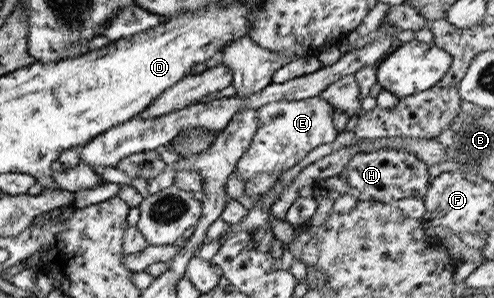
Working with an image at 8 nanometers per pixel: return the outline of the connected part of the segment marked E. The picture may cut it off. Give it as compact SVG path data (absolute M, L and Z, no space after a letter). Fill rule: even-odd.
M320 95L307 99L272 101L256 111L259 119L256 135L235 166L238 176L247 181L267 172L280 176L317 146L337 141L340 134L334 128L332 118L336 112L335 106Z

